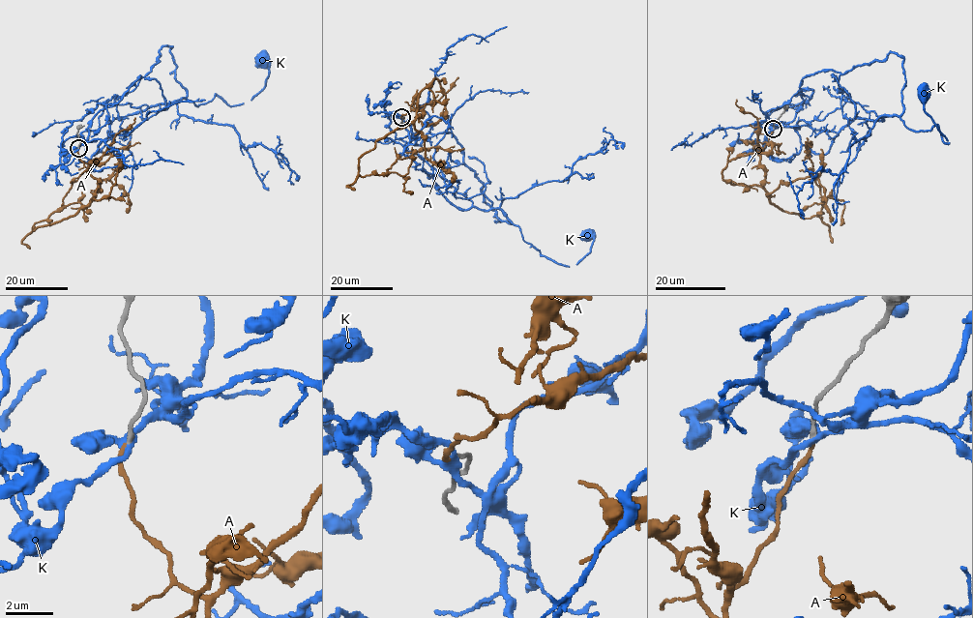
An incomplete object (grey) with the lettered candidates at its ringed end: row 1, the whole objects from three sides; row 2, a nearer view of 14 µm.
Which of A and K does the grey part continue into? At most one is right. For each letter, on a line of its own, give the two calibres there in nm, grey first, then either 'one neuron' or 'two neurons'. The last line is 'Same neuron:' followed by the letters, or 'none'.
A: 180/150 nm | one neuron
K: 190/240 nm | two neurons
Same neuron: A

